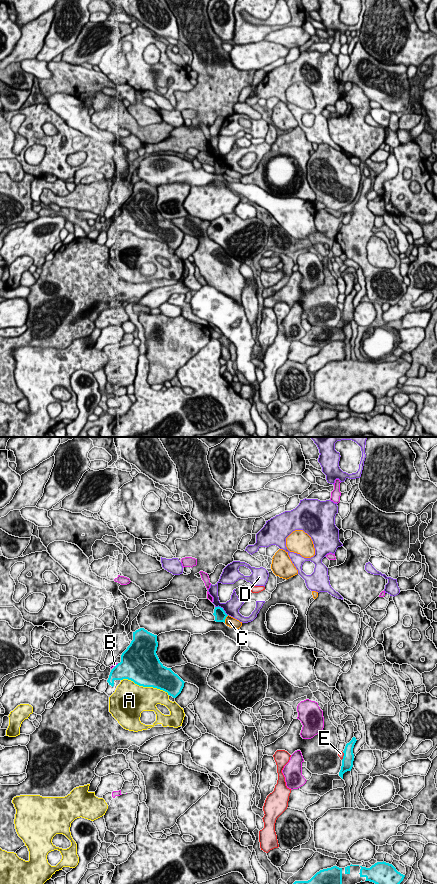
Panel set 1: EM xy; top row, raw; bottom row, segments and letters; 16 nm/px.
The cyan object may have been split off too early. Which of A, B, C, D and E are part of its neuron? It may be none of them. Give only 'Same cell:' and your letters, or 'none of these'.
Same cell: none of these

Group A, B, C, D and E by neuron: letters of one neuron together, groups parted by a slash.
A / B / C / D / E

